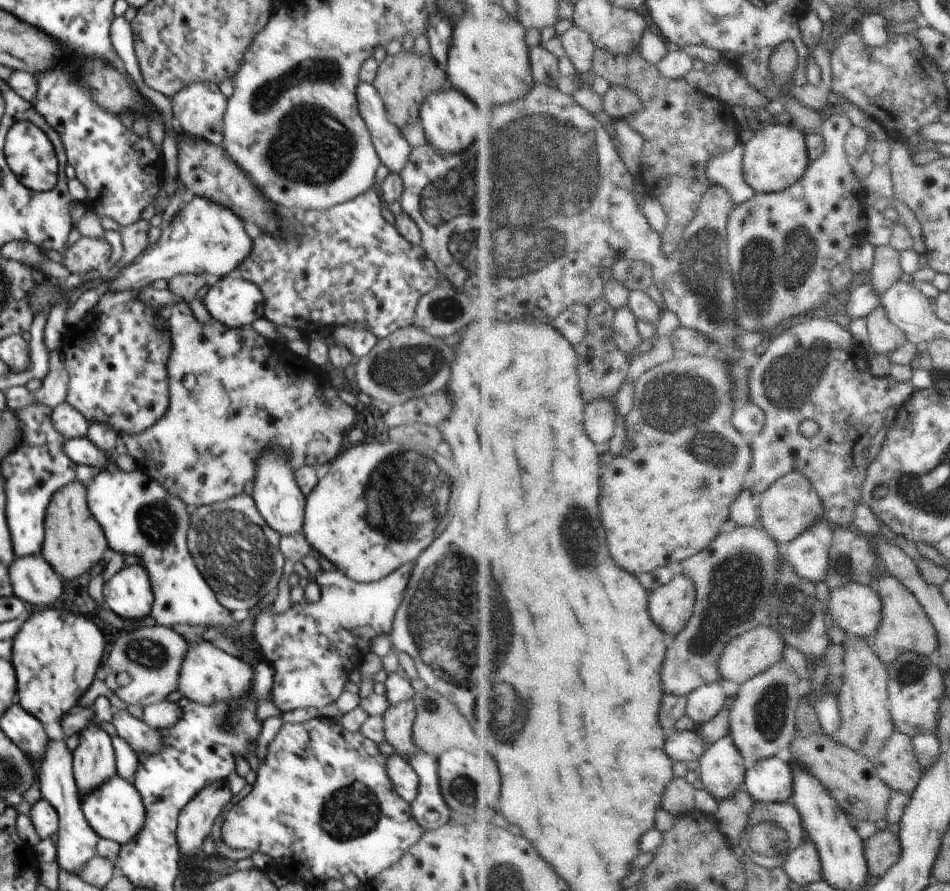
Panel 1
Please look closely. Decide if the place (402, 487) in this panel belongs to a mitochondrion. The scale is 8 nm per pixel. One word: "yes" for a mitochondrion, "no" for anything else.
yes

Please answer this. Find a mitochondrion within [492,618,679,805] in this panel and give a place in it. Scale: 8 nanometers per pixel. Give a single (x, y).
(521, 740)

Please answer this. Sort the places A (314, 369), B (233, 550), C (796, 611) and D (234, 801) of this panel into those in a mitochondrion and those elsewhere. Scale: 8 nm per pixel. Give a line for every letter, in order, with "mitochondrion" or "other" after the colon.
A: other
B: mitochondrion
C: mitochondrion
D: other

